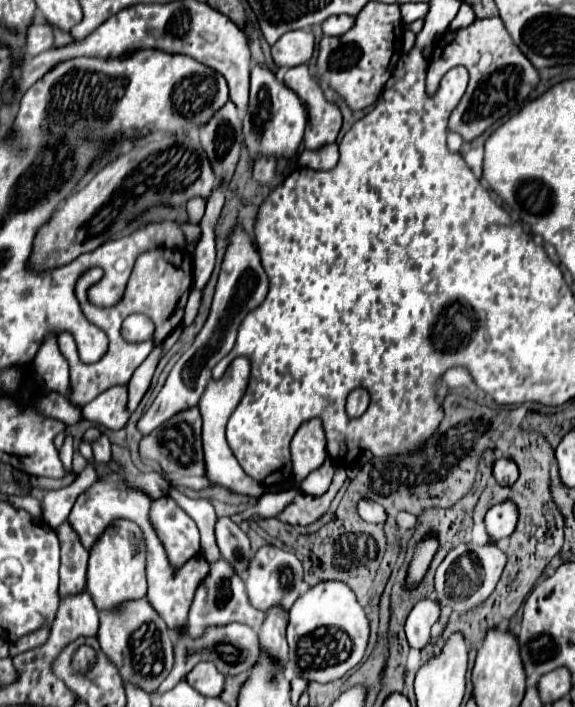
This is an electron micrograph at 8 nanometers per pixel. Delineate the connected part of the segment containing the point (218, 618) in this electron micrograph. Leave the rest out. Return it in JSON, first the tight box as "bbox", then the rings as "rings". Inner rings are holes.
{"bbox":[188,558,266,639],"rings":[[[220,558],[218,562],[212,564],[210,574],[206,576],[206,582],[202,582],[202,586],[198,586],[192,608],[188,613],[188,633],[196,639],[200,637],[206,628],[210,626],[226,626],[232,622],[240,622],[240,624],[248,624],[252,628],[262,626],[266,614],[254,610],[254,606],[250,606],[248,596],[244,592],[244,582],[234,574],[234,570],[230,570],[230,564]]]}

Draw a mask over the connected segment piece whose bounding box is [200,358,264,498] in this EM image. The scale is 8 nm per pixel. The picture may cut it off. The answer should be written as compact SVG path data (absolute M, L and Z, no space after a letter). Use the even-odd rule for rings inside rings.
M236 358L230 364L230 370L224 374L222 380L210 382L210 386L206 388L202 402L200 402L200 414L202 414L202 420L204 420L202 442L204 442L204 456L206 456L206 476L210 478L210 482L216 484L216 486L222 486L226 490L258 498L258 496L264 494L264 488L258 486L250 476L246 476L246 472L240 468L240 464L238 464L236 456L232 454L232 450L226 442L226 436L224 436L226 422L228 422L230 414L234 412L234 406L238 406L242 394L246 392L248 376L250 376L250 362L246 362L246 358Z

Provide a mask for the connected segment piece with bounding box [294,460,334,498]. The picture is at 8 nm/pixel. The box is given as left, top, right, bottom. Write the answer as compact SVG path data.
M326 460L322 464L322 468L314 470L312 474L308 474L302 482L298 482L298 486L294 486L300 494L308 494L308 496L322 496L326 494L330 482L332 482L332 476L334 476L334 464L330 460Z

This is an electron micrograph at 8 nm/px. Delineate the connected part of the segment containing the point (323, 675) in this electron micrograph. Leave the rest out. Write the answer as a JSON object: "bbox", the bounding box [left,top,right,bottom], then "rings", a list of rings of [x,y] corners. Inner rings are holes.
{"bbox":[288,582,370,682],"rings":[[[320,582],[302,594],[290,610],[288,670],[308,682],[334,682],[362,662],[368,638],[370,620],[358,604],[354,592],[344,582]]]}

